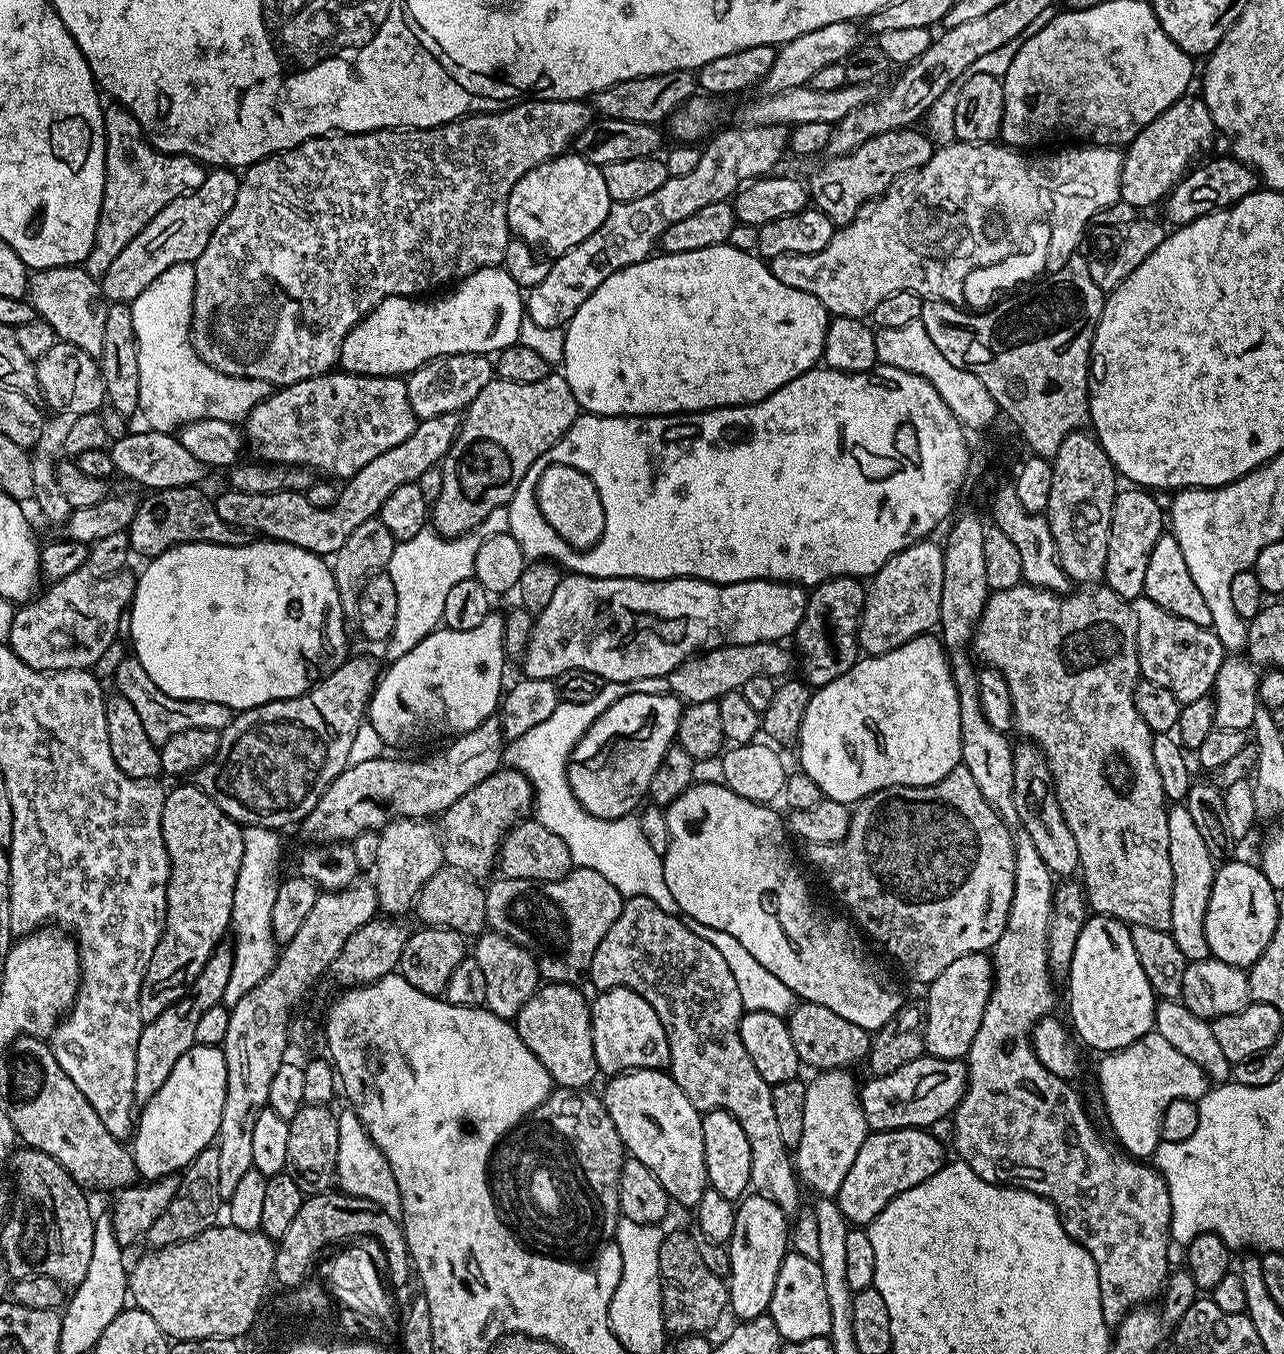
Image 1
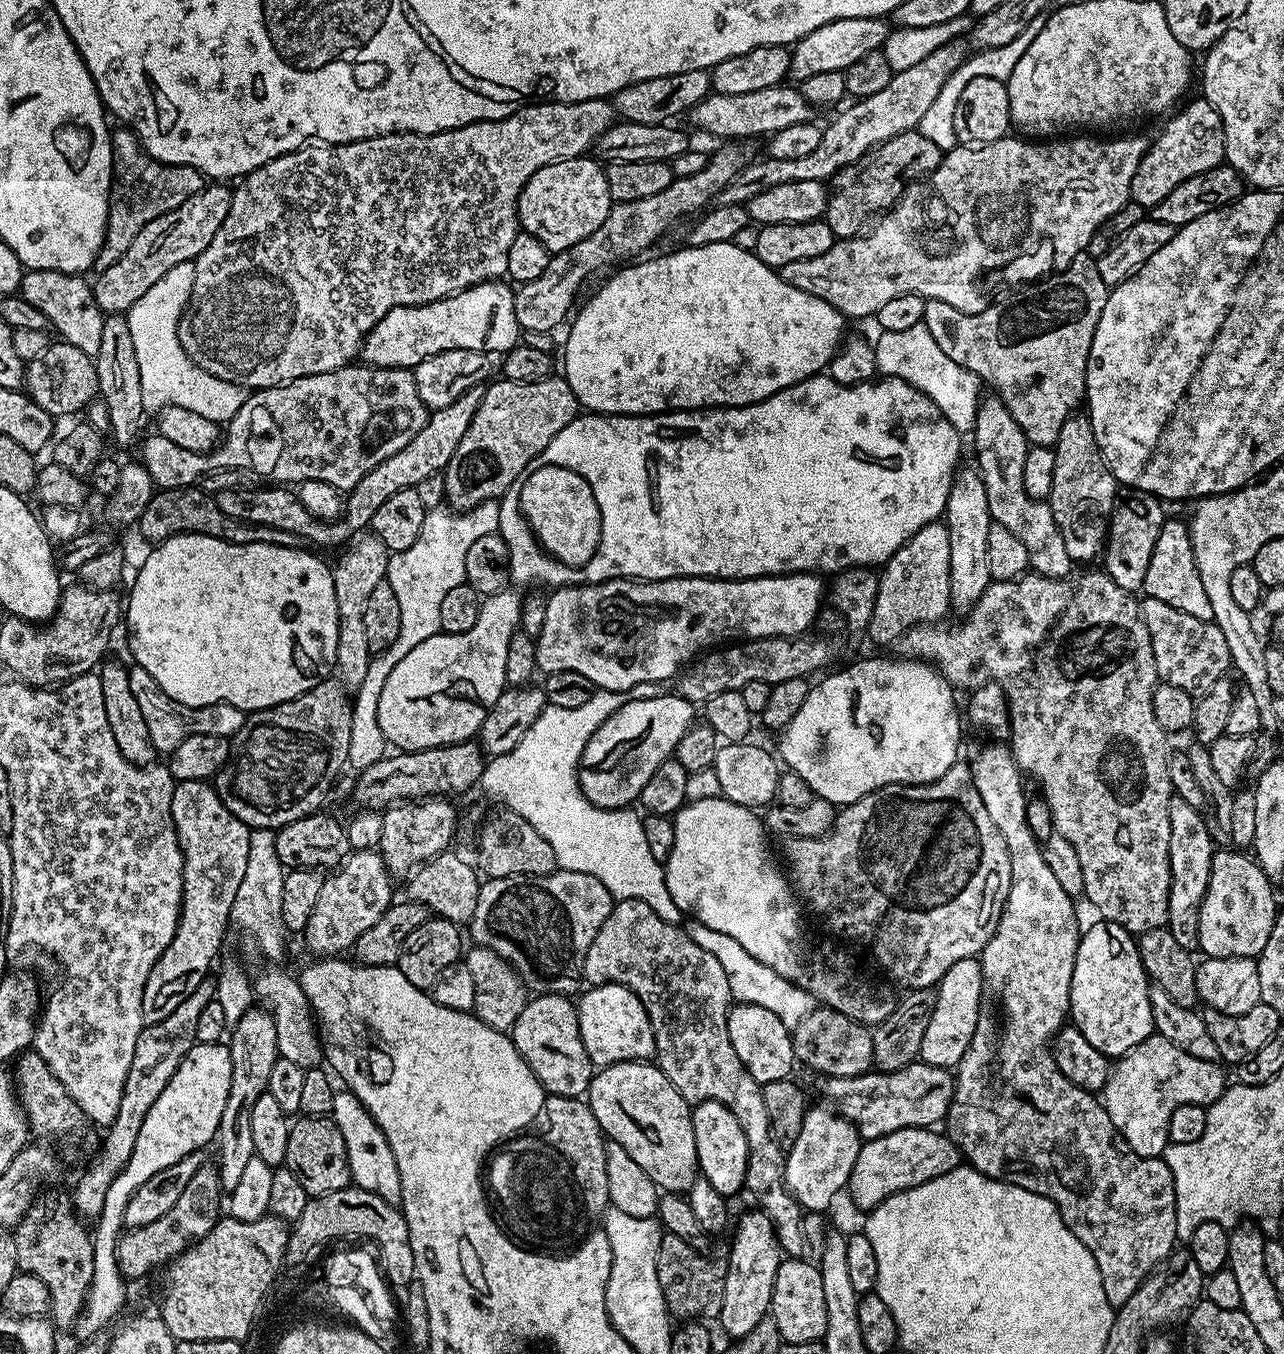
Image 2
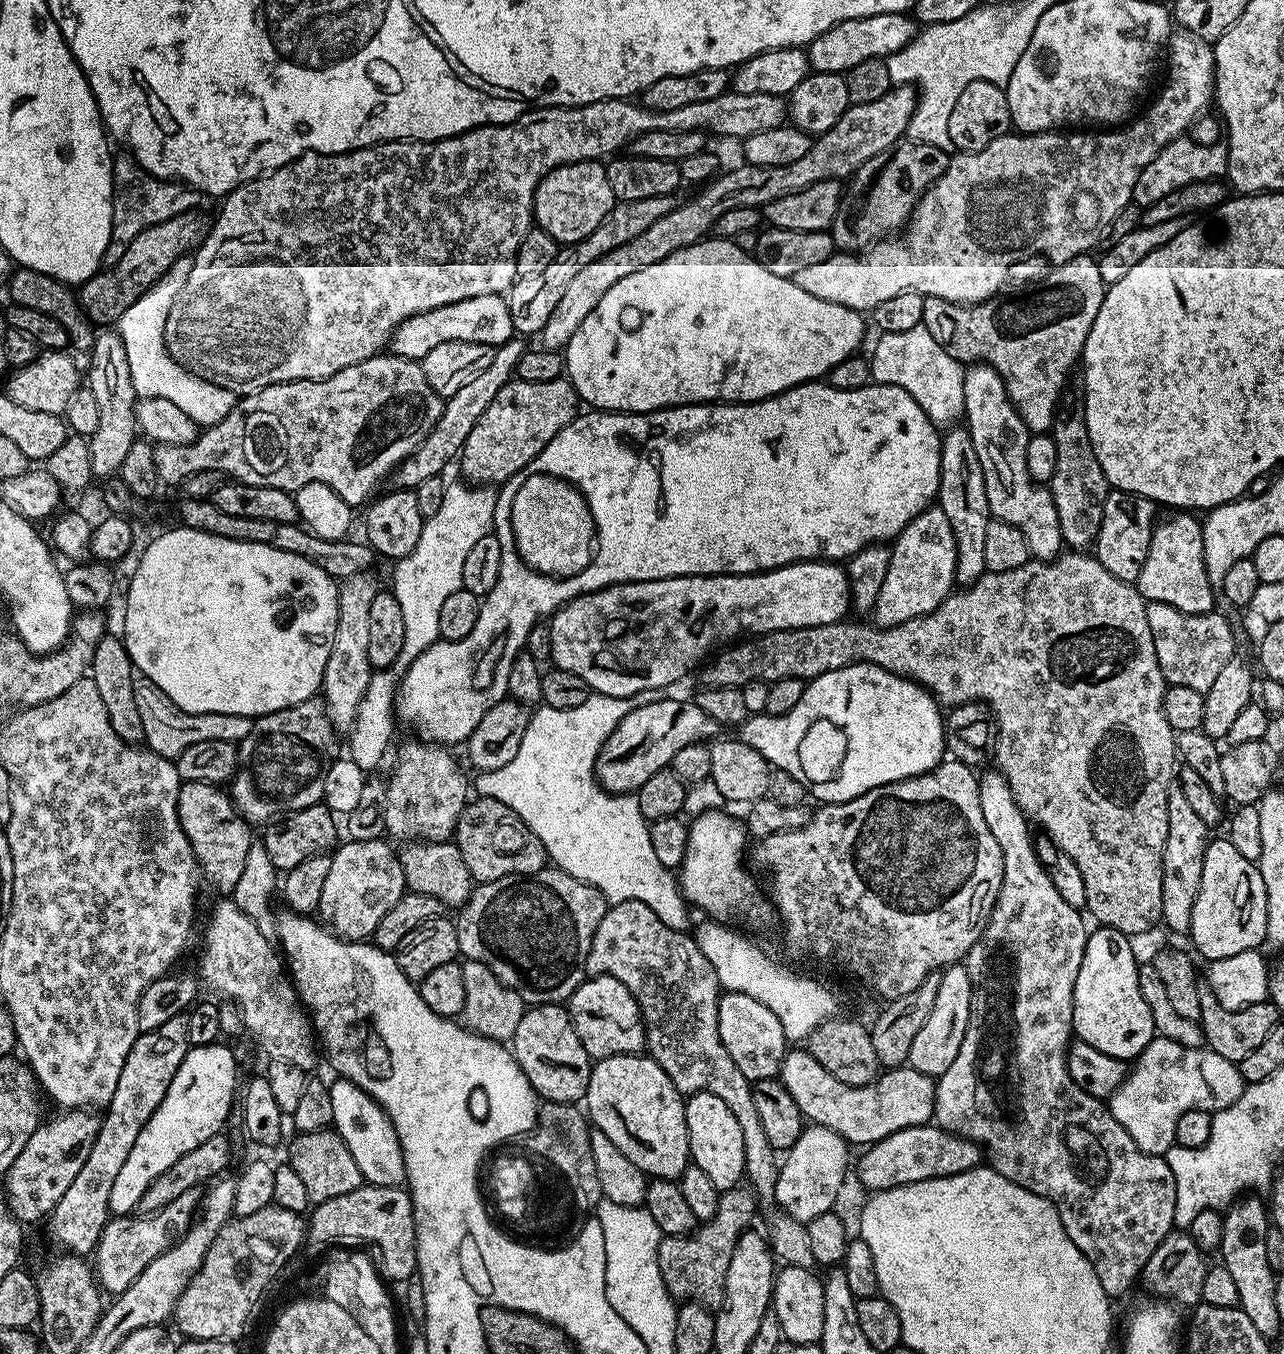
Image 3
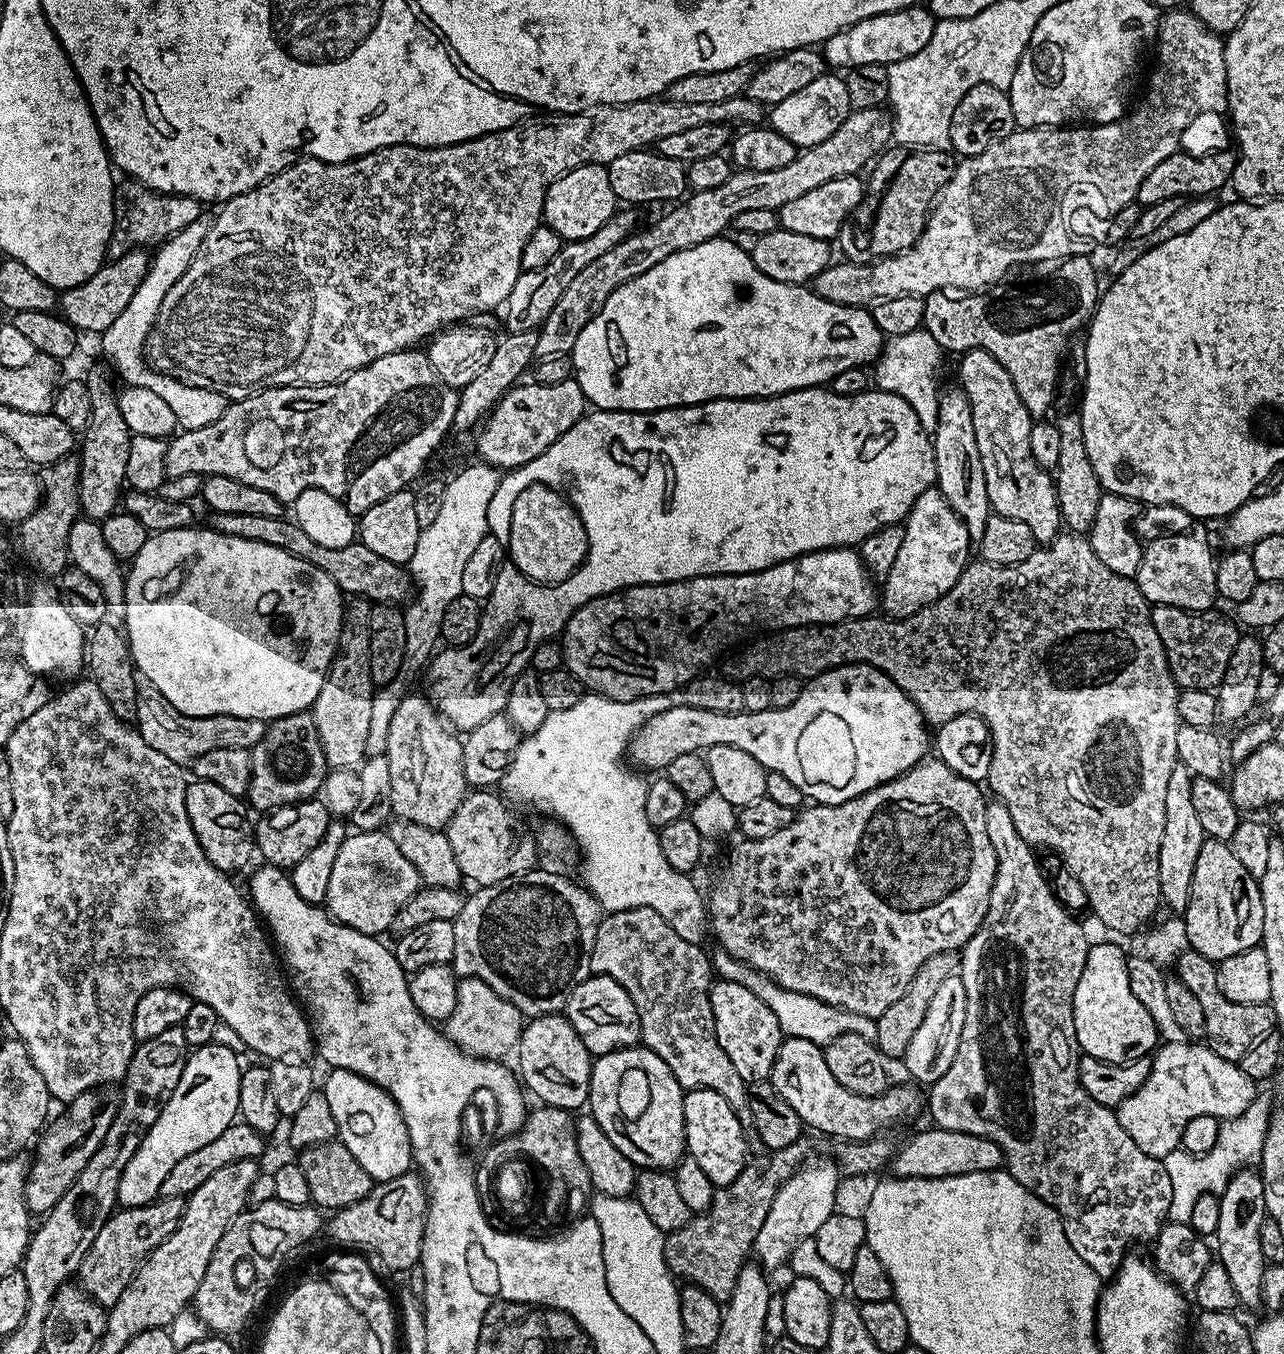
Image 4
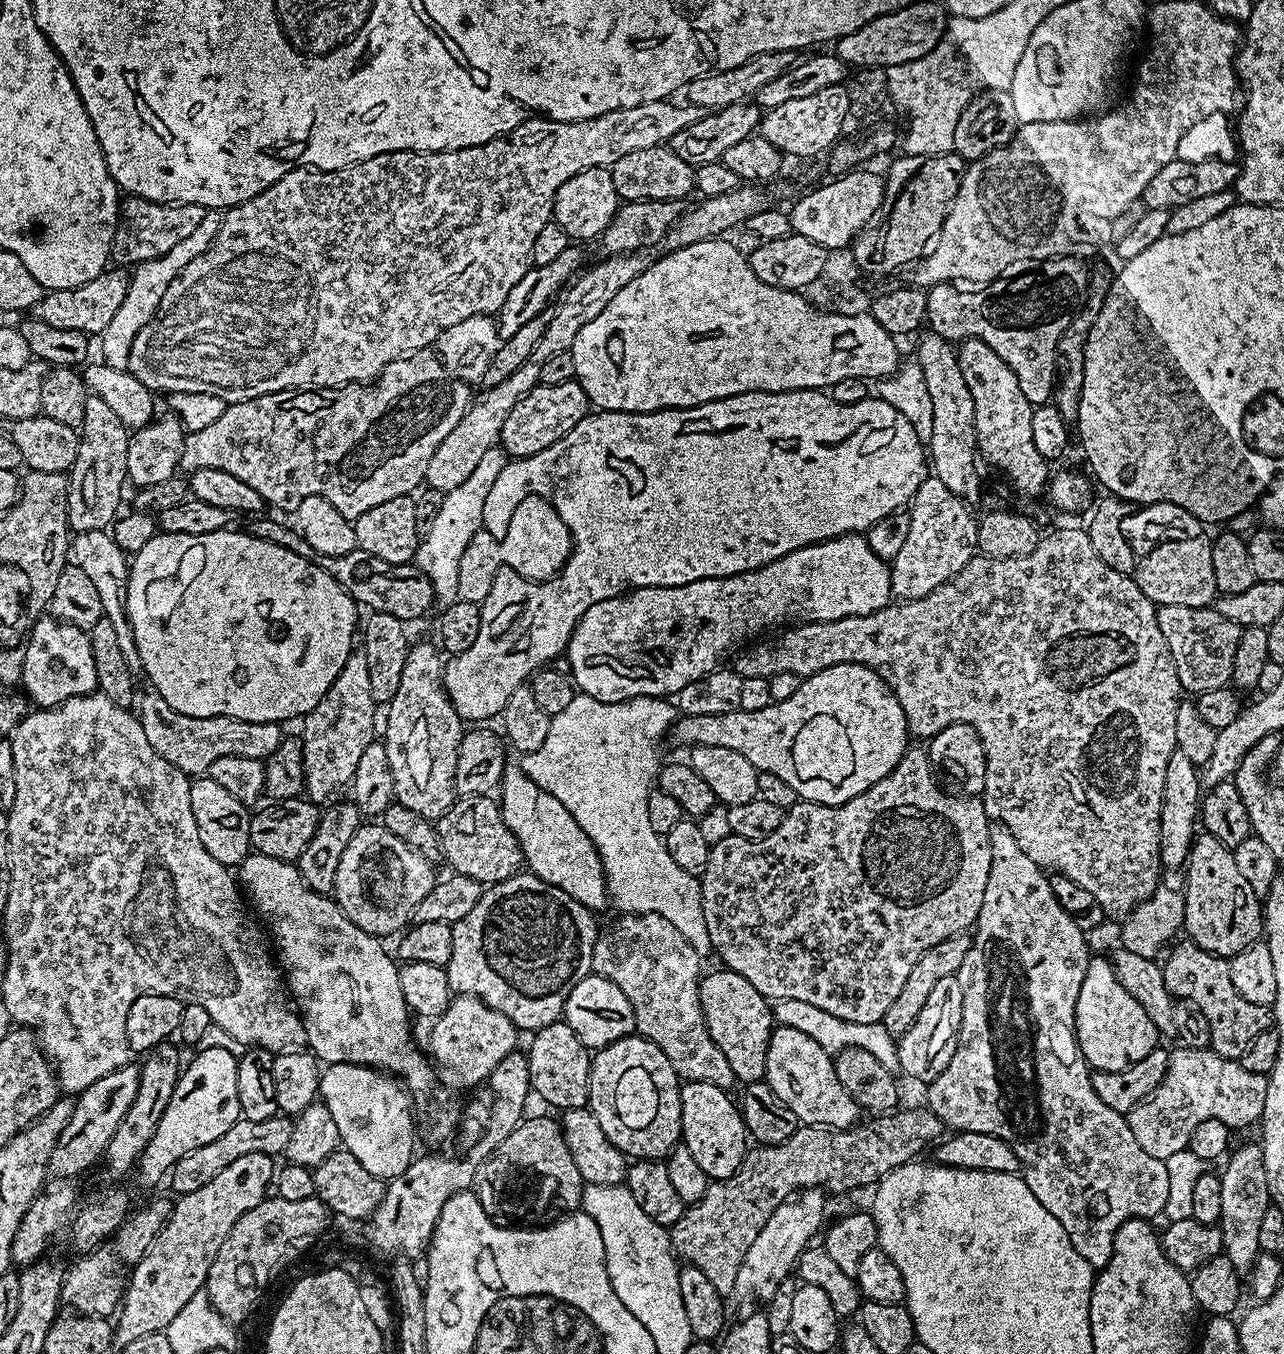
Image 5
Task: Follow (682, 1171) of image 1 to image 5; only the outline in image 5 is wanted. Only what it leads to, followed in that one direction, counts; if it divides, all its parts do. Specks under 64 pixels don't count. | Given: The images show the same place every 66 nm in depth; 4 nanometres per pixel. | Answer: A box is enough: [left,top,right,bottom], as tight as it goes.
[588,1034,682,1160]

